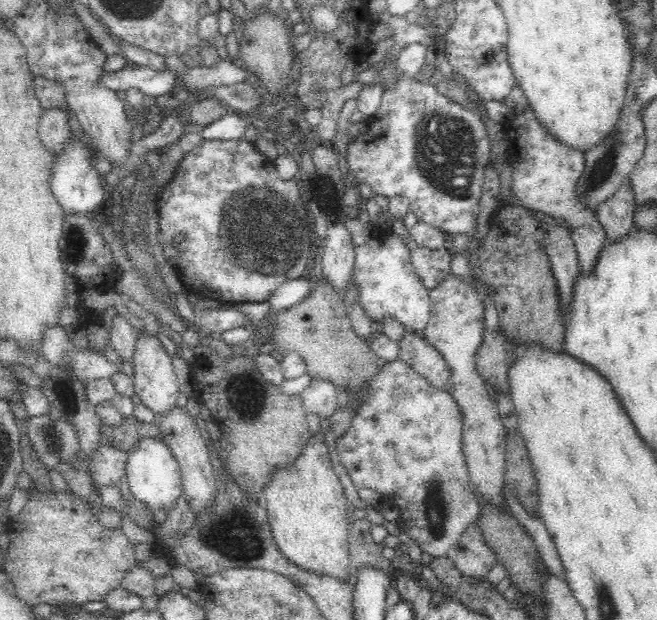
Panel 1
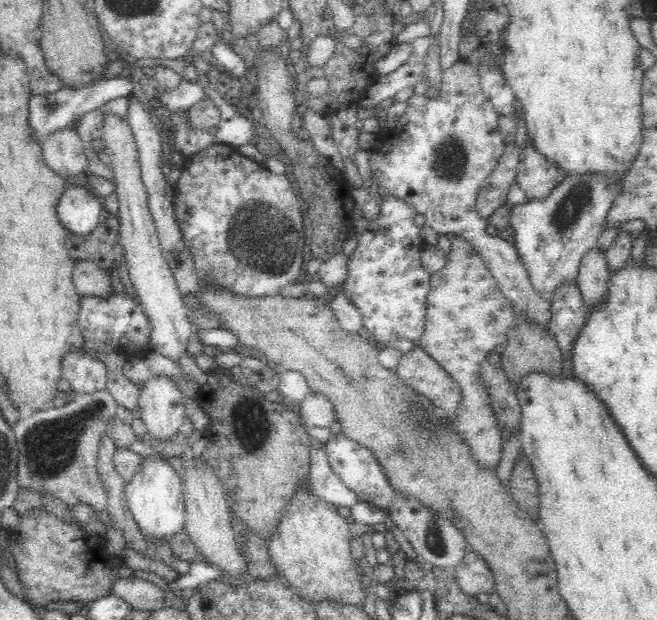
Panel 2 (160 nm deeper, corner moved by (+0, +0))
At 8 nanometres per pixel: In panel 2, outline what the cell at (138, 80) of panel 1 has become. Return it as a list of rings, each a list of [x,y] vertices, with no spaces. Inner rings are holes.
[[[127,73],[117,78],[94,81],[91,85],[81,89],[63,87],[56,92],[46,94],[31,93],[28,98],[28,122],[26,122],[30,125],[30,137],[42,142],[48,135],[56,131],[72,129],[73,122],[79,120],[86,112],[102,106],[108,100],[122,96],[128,97],[128,94],[131,94],[131,84]]]

